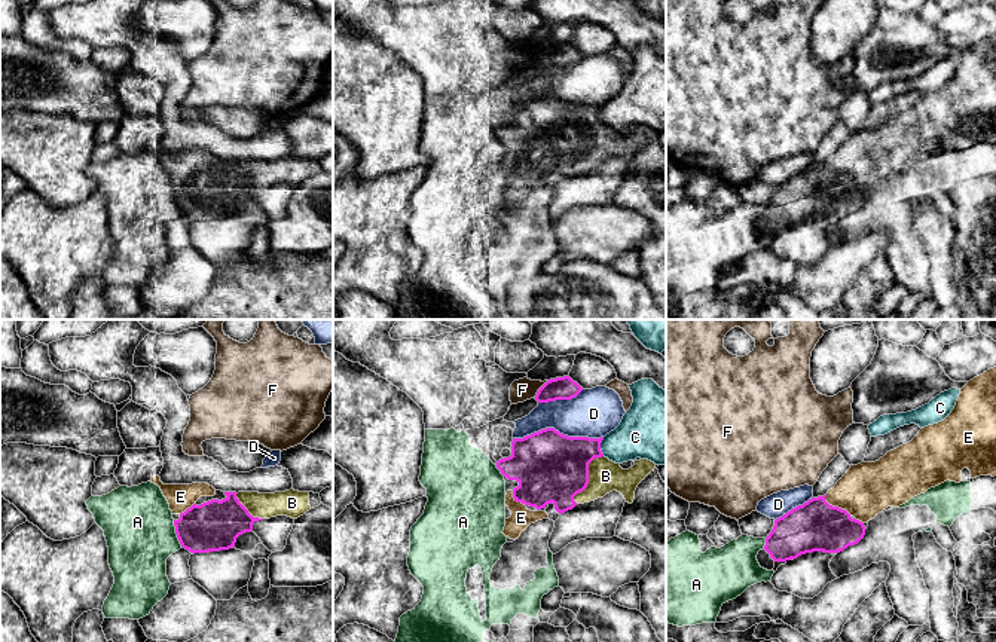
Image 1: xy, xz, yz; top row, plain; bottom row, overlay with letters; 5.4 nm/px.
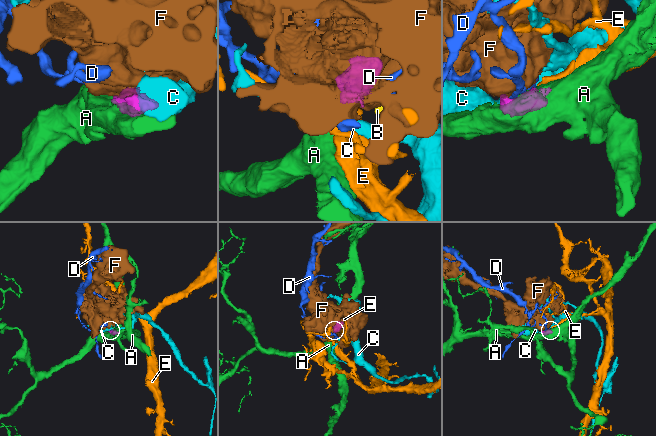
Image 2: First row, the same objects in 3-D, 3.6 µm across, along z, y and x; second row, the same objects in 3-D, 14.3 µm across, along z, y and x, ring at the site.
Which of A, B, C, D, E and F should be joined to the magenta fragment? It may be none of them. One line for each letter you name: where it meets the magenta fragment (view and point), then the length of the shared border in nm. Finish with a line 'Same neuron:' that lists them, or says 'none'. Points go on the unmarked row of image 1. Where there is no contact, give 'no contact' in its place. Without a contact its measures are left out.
B: xz (587, 144) | 300 nm
E: yz (837, 174) | 180 nm
Same neuron: B, E

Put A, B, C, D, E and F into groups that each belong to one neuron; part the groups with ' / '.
A / B E / C / D / F

